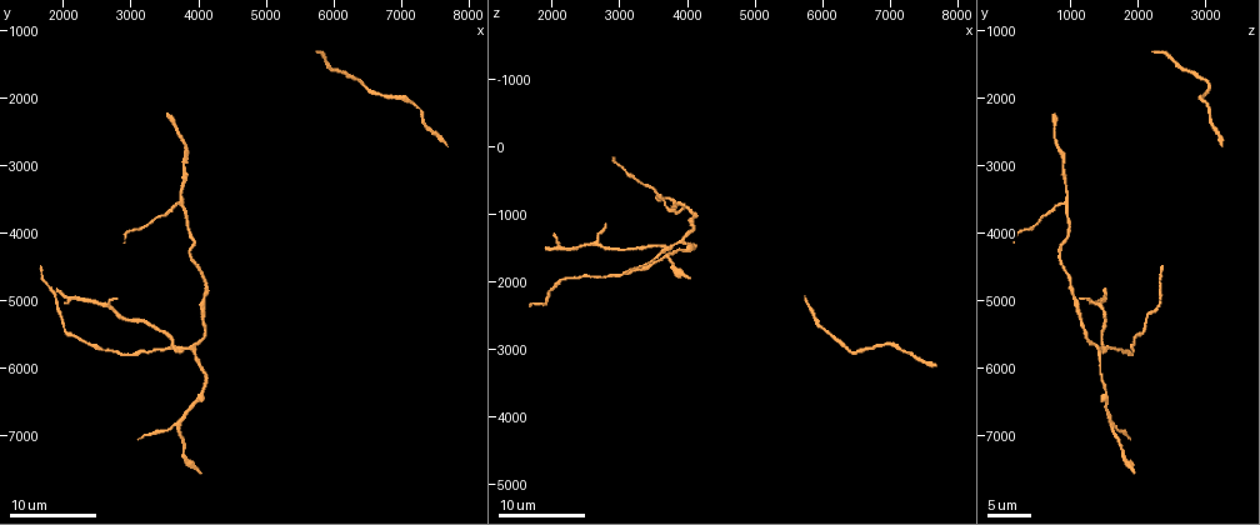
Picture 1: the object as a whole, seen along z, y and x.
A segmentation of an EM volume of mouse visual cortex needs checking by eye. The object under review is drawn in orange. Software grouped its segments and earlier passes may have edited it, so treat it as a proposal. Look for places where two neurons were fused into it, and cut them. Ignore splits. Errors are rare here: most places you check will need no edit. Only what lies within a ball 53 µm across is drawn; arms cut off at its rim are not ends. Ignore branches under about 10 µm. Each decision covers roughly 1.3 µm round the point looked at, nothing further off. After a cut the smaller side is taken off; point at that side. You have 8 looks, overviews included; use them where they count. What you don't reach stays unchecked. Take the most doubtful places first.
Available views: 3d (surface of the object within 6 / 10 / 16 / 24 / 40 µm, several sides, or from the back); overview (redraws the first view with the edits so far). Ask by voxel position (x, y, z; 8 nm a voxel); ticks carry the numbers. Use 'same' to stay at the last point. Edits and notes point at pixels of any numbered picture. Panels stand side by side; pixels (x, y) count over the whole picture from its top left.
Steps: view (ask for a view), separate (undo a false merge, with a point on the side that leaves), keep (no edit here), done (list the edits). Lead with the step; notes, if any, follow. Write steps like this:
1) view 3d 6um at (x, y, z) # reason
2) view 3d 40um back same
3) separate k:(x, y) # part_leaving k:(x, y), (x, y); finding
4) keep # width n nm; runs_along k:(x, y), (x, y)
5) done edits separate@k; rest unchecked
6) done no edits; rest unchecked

view 3d 10um at (4100, 5200, 1100) # sudden change in width

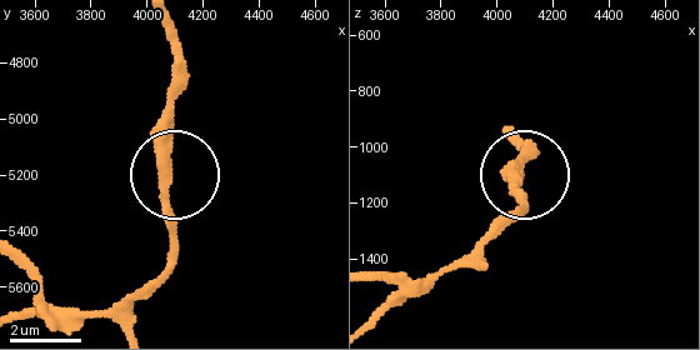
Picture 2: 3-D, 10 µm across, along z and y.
keep # runs_along 2:(165, 28), (174, 55), (165, 216), (174, 266); one neuron here

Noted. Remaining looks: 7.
view 3d 10um at (3800, 3650, 950) # calibre changes

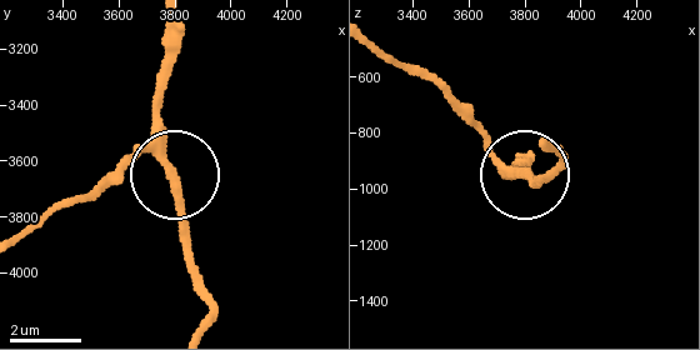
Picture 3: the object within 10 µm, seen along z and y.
keep # width 250 nm; runs_along 3:(169, 23), (159, 148), (178, 184), (186, 270); one neuron here

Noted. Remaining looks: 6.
view 3d 10um at (4050, 4600, 950) # thick turns thin

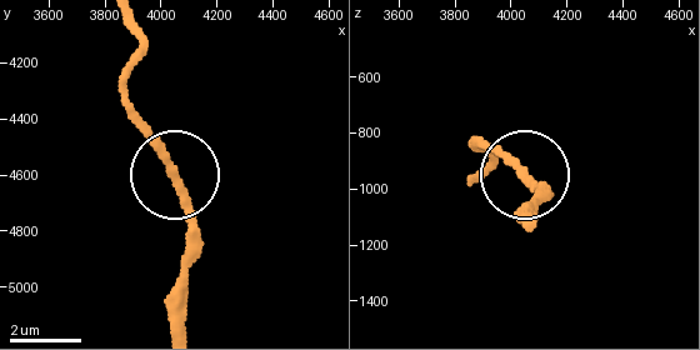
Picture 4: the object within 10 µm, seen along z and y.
view 3d 10um back at (4060, 4650, 980) # other side

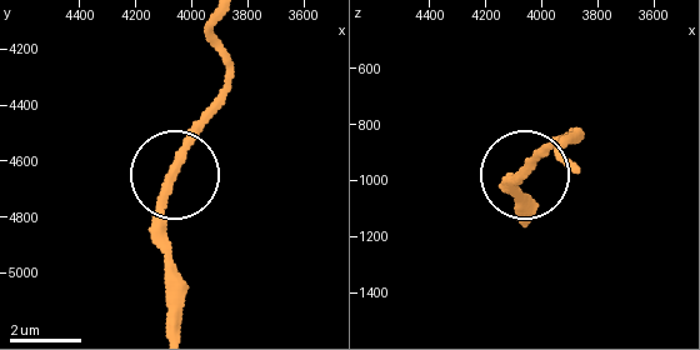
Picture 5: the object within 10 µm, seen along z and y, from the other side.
keep # runs_along 5:(218, 20), (226, 93), (179, 164), (164, 269); one neuron here

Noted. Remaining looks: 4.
view 3d 10um at (3850, 6600, 1550) # narrows sharply

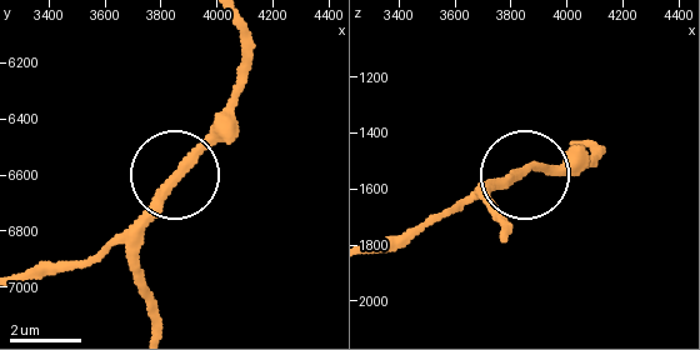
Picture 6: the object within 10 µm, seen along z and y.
keep # width 240 nm; runs_along 6:(231, 21), (244, 56), (223, 120), (104, 251); one neuron here

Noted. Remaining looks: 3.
done no edits; rest unchecked

